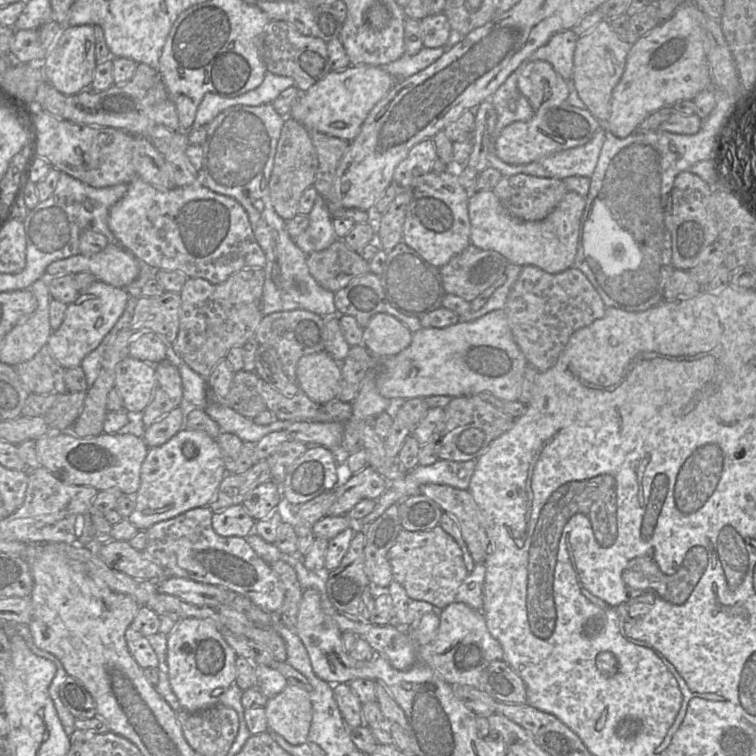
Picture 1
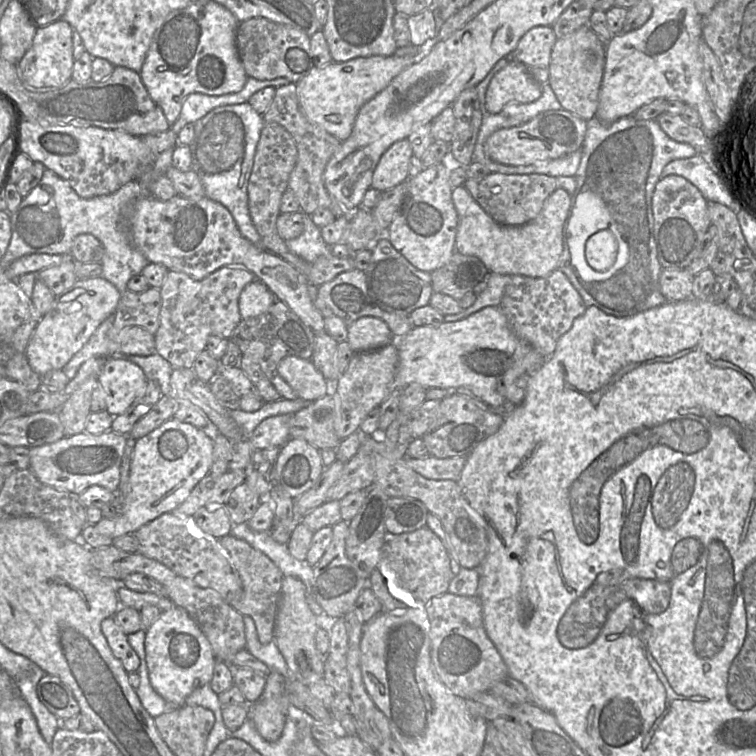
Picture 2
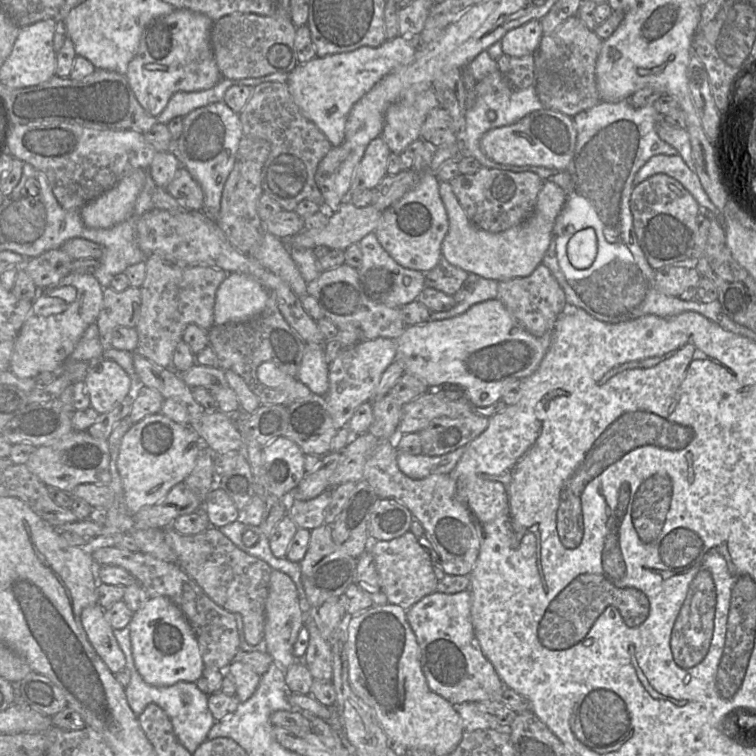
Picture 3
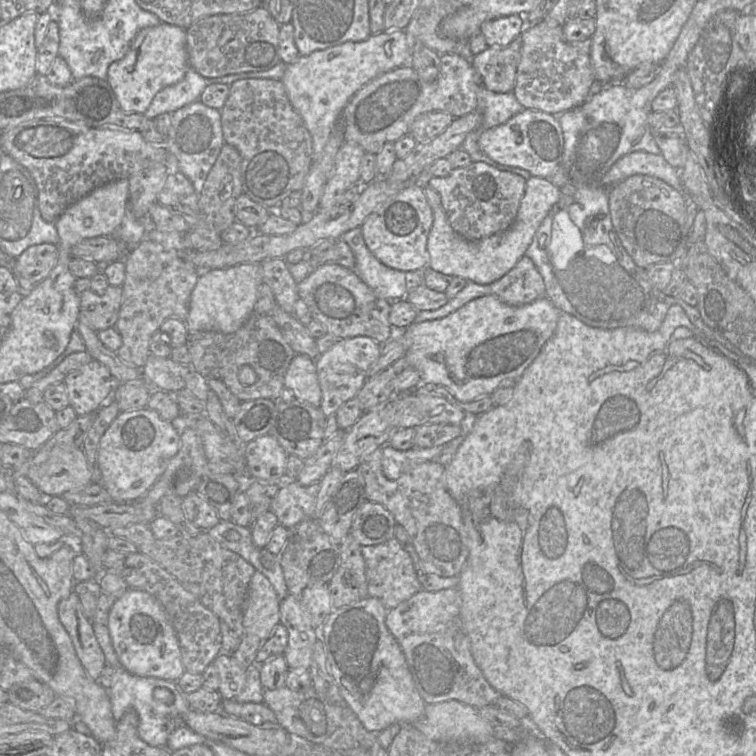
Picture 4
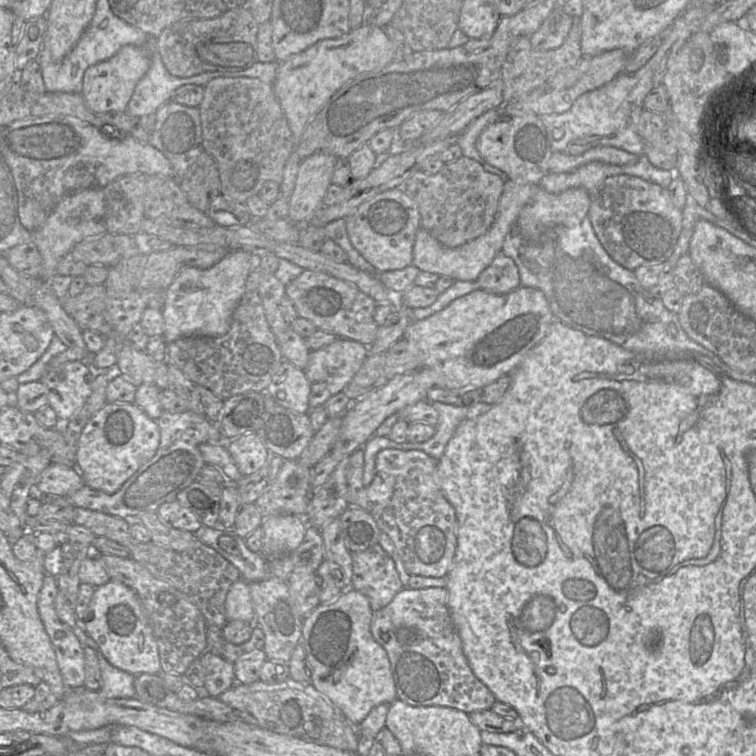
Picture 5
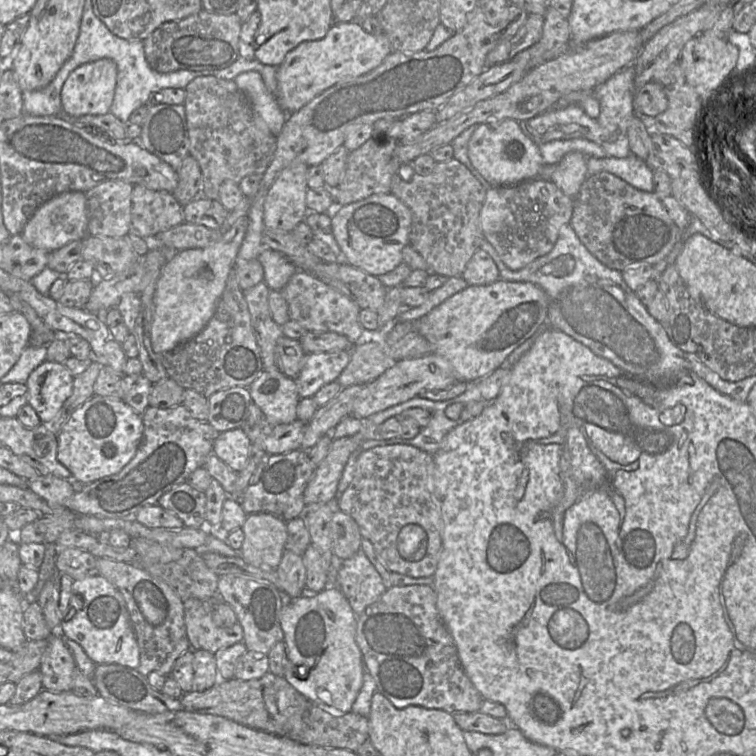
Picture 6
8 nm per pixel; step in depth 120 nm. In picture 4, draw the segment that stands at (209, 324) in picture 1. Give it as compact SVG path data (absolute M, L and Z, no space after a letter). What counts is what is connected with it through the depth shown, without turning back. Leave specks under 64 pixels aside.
M149 239L127 250L123 261L125 280L121 285L122 302L114 326L122 336L122 345L116 352L127 364L142 368L152 355L150 340L161 324L169 318L186 319L191 293L203 270L185 260L179 252L166 249Z

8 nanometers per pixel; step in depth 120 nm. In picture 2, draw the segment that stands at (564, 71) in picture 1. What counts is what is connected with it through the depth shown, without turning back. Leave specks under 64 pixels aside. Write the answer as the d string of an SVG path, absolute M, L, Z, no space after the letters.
M551 26L533 27L521 37L511 57L527 67L547 69L557 40Z

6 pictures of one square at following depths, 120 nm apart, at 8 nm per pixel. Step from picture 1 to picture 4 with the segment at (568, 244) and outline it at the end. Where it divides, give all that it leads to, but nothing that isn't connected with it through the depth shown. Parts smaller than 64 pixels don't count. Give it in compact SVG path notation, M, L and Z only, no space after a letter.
M531 177L526 180L525 193L512 225L491 237L469 241L458 235L449 224L440 195L429 187L425 187L425 195L433 213L433 224L427 240L428 267L447 276L464 278L479 285L490 285L499 280L525 256L540 225L561 200L560 189L548 179Z

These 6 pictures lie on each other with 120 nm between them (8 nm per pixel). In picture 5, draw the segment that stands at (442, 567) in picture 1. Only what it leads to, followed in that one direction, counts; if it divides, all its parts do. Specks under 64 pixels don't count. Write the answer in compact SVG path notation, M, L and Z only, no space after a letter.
M378 544L351 554L351 587L368 598L374 612L382 609L404 587L394 560Z

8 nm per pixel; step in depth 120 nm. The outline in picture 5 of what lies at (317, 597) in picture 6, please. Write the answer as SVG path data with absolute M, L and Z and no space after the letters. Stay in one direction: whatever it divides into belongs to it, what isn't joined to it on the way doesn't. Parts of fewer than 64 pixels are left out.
M346 589L335 602L321 603L303 618L302 623L300 644L305 650L306 662L311 672L310 685L328 697L344 716L357 726L374 707L380 704L391 704L397 699L387 652L371 634L373 613L369 600L364 594Z

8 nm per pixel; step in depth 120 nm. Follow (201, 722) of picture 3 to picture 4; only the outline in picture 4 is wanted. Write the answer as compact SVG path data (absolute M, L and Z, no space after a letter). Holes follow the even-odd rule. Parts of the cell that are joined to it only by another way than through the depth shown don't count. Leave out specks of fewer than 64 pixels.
M93 623L95 638L102 649L106 664L114 670L112 684L108 691L113 718L120 721L130 710L135 710L139 717L138 734L140 738L154 747L165 747L167 739L172 731L182 727L182 716L191 708L187 701L187 694L182 692L177 681L168 681L152 677L140 677L128 672L120 663L111 643L108 629L105 625ZM156 688L169 689L174 694L173 703L164 703L154 698Z

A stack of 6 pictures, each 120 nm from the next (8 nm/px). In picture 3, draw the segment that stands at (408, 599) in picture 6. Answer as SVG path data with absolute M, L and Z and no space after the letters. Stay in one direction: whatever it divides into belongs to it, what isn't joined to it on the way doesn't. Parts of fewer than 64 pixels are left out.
M469 590L455 594L434 592L423 597L406 611L409 625L415 633L420 662L429 688L453 705L494 700L504 683L492 663L483 654L471 620L472 594Z

